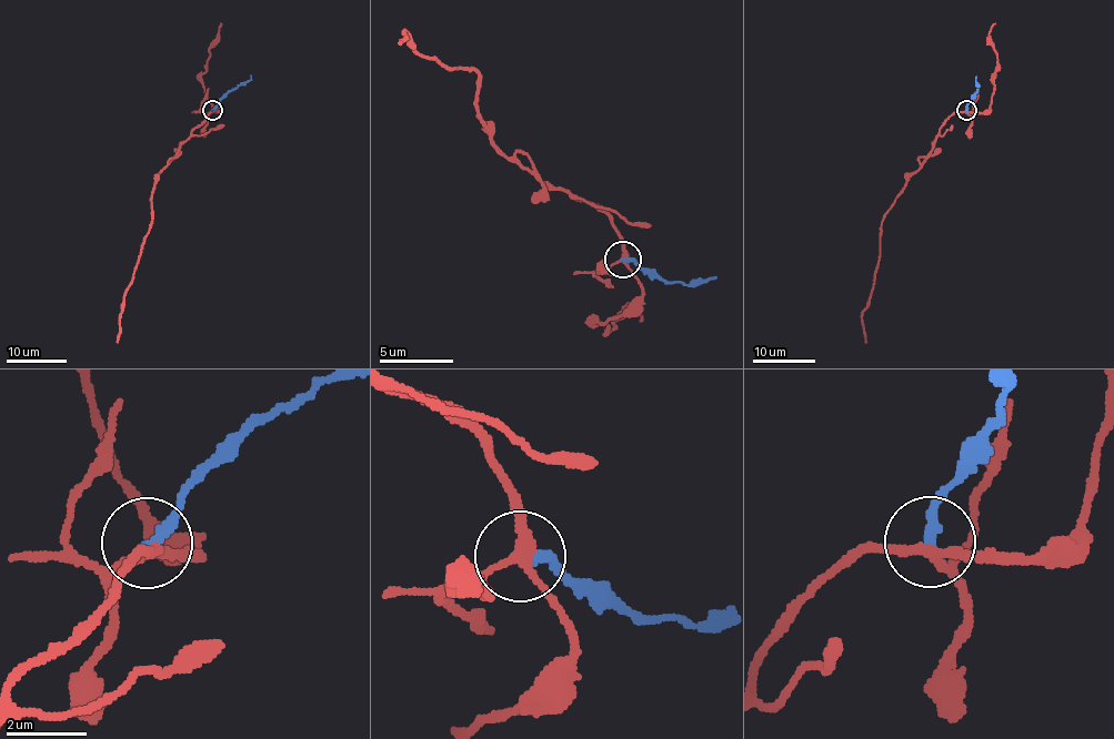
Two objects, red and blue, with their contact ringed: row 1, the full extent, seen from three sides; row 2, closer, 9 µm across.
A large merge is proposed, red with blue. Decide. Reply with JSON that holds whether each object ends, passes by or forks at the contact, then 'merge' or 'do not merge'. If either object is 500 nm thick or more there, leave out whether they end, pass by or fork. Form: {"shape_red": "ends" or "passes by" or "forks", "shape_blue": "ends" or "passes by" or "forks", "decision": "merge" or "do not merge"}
{"shape_red": "forks", "shape_blue": "ends", "decision": "do not merge"}

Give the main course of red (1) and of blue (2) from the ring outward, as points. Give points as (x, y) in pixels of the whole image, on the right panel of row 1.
1: (966, 111), (956, 111), (945, 120), (931, 154), (884, 216), (874, 287), (870, 305), (862, 316), (866, 343)
2: (966, 110), (977, 92), (976, 77)

